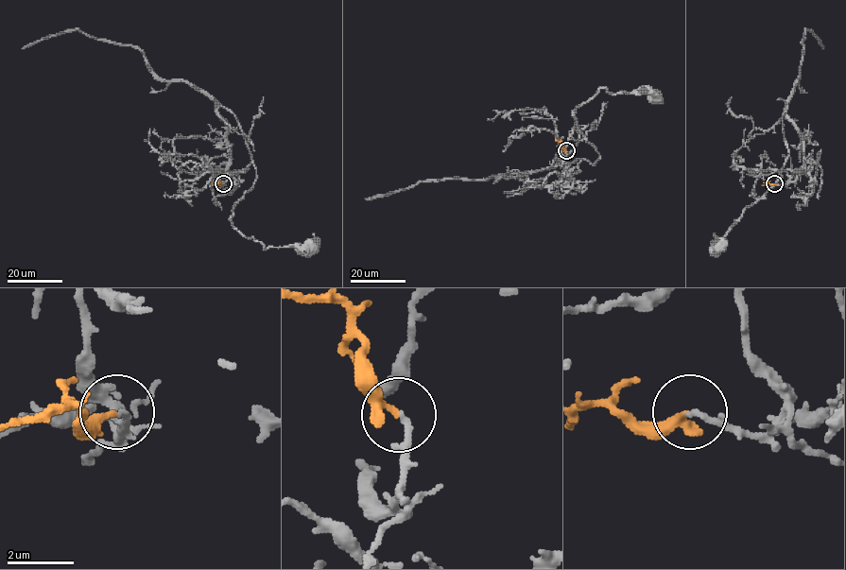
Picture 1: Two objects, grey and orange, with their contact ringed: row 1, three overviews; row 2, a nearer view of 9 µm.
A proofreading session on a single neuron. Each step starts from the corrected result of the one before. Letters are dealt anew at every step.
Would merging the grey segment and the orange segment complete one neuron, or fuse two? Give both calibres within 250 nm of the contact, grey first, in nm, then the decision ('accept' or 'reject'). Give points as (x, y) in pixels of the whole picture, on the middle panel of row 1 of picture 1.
120/200 nm | accept

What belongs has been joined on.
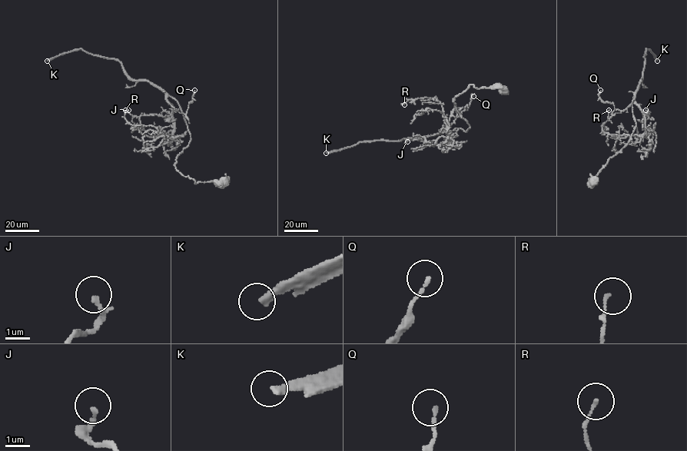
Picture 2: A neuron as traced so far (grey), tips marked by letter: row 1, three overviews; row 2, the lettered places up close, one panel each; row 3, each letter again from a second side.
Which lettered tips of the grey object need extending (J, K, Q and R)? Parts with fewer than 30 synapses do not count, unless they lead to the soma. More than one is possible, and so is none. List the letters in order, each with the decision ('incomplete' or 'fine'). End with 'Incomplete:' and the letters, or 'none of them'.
J: fine
K: incomplete
Q: fine
R: fine
Incomplete: K

